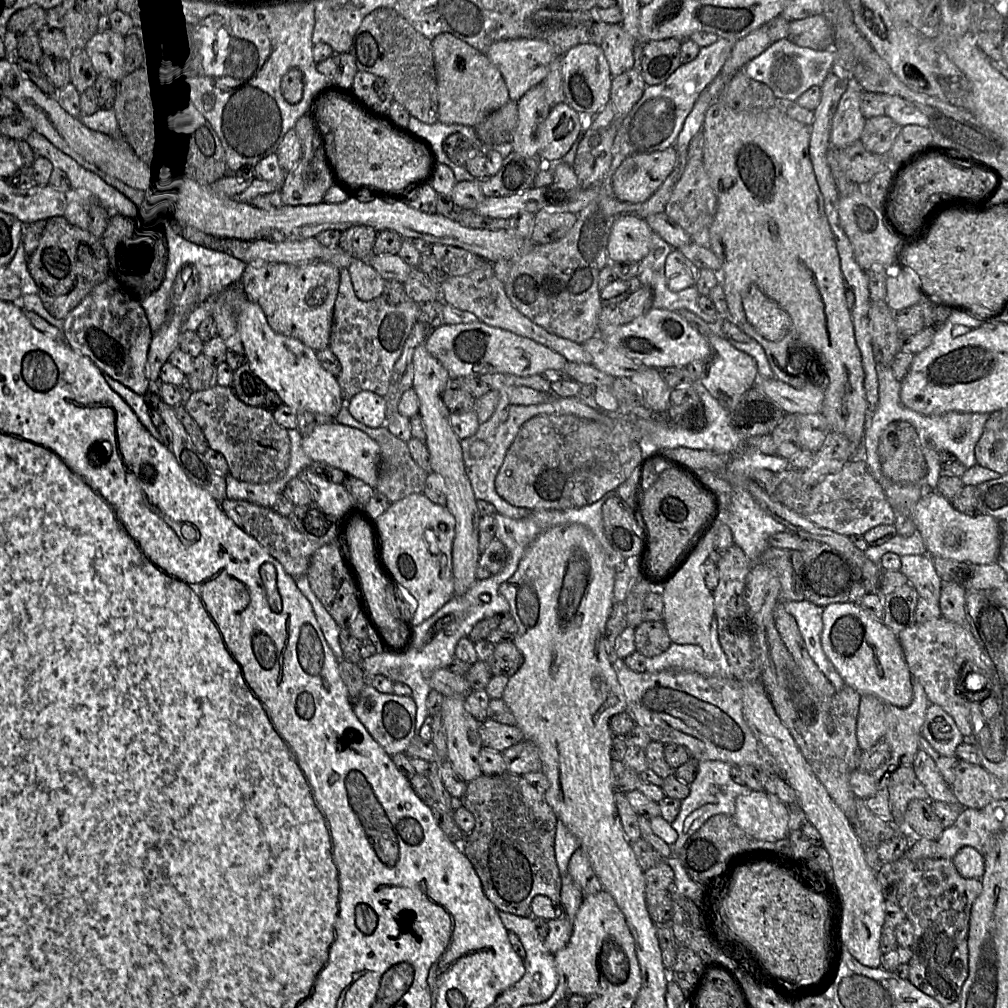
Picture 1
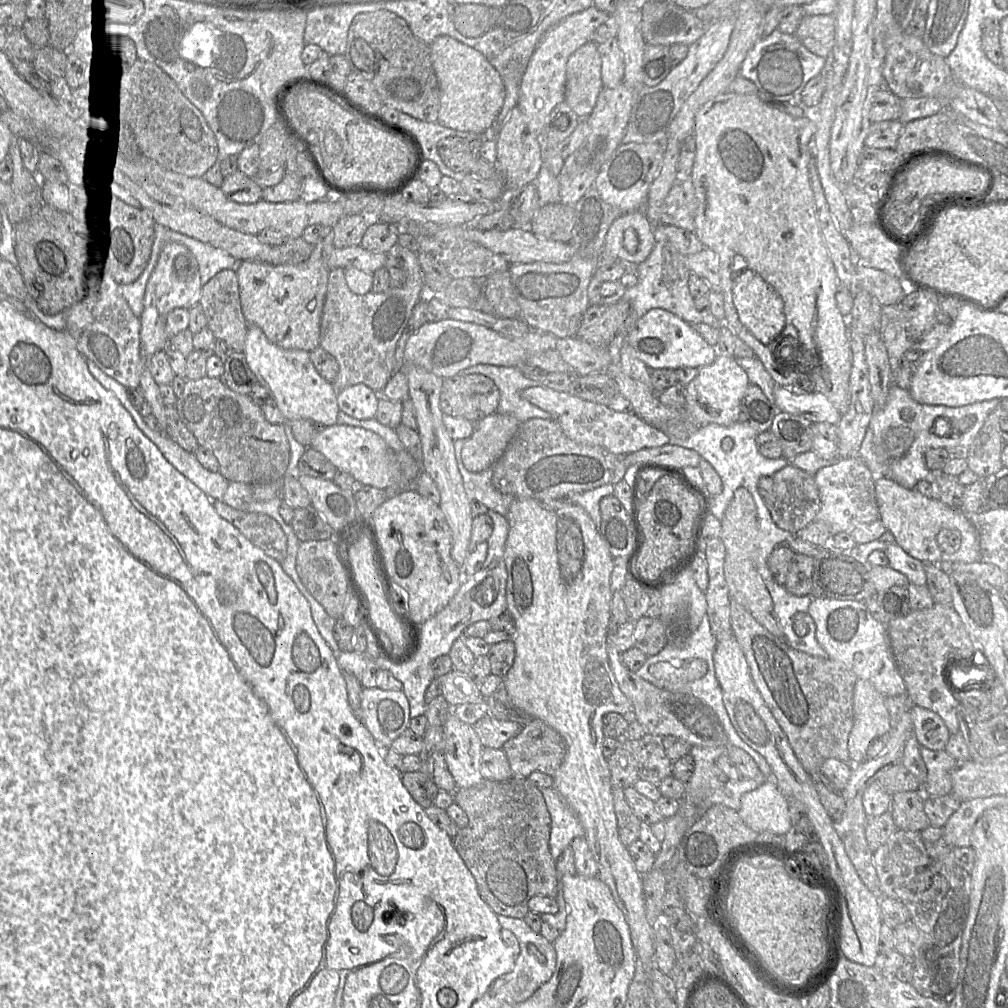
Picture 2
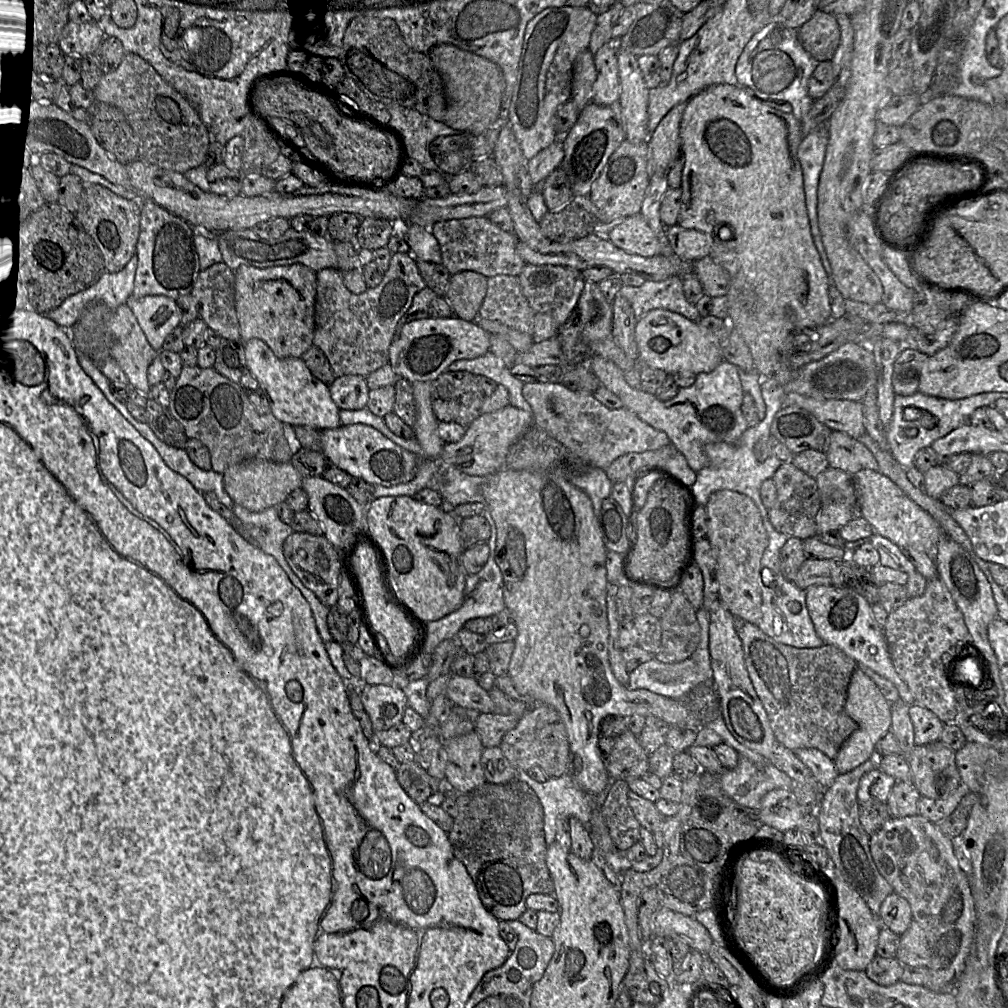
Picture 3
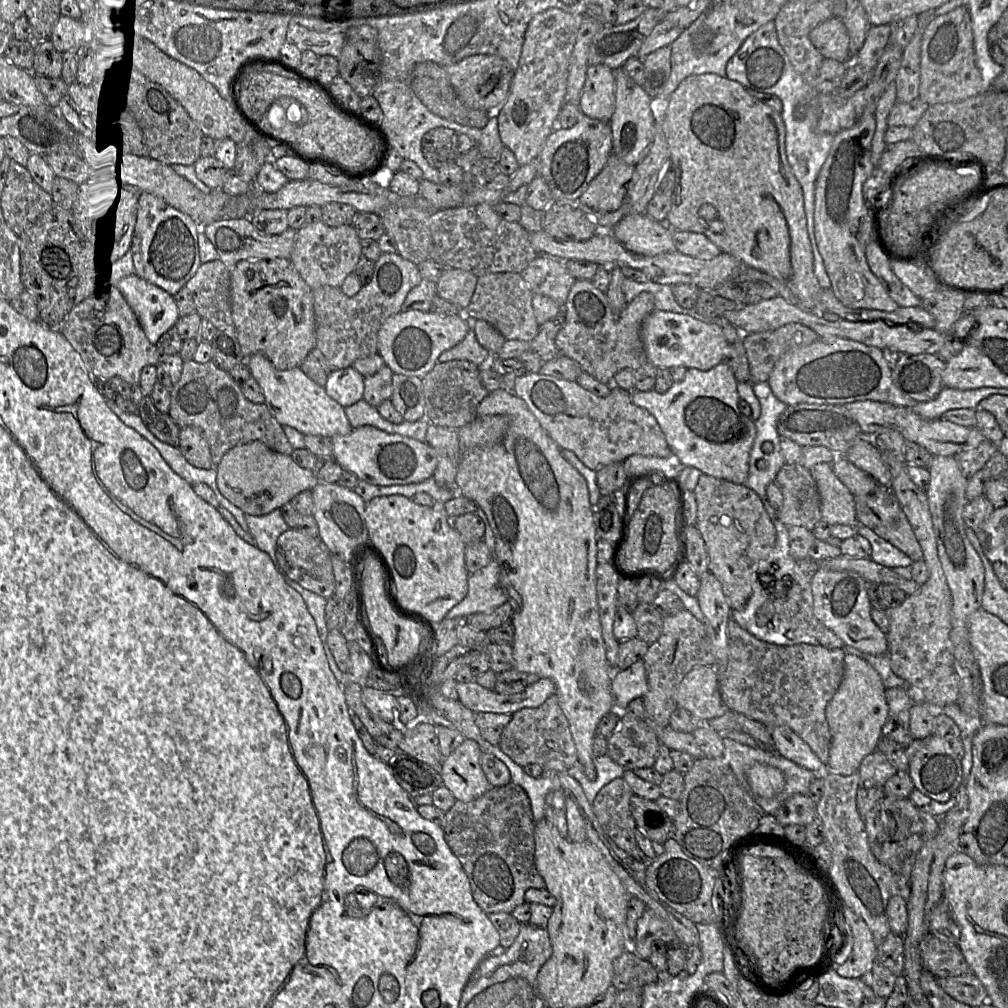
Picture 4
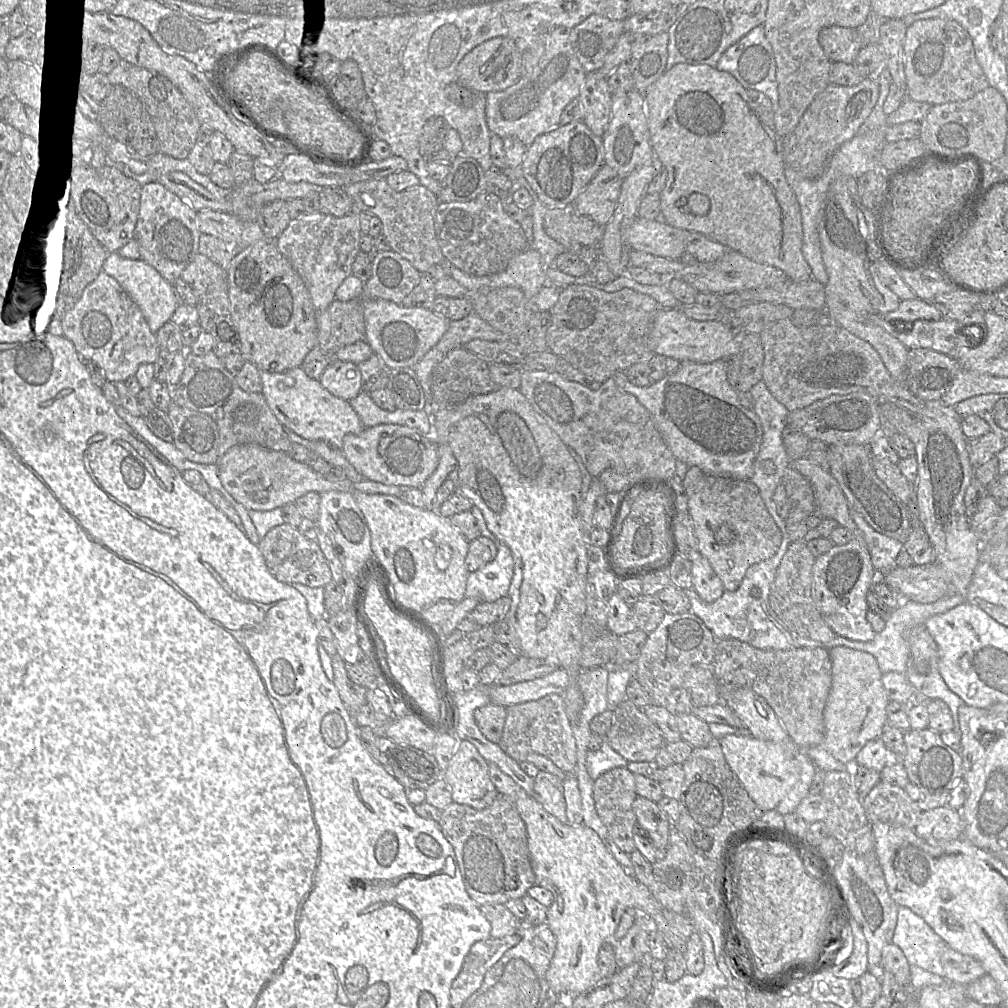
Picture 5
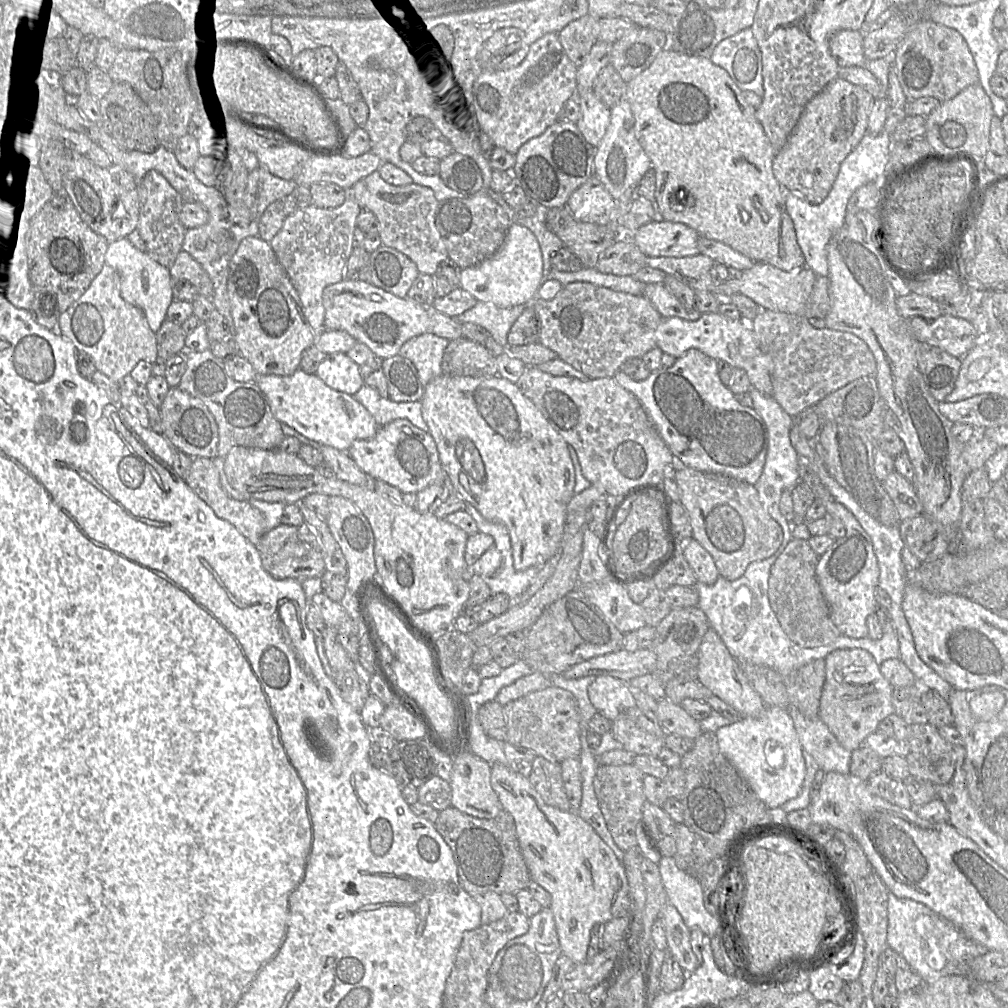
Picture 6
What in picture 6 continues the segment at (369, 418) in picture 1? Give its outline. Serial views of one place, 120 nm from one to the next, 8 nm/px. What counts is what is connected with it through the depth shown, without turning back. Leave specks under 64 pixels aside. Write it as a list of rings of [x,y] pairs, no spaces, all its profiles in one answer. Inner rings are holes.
[[[342,352],[327,354],[315,374],[329,387],[350,395],[365,384],[357,363]]]

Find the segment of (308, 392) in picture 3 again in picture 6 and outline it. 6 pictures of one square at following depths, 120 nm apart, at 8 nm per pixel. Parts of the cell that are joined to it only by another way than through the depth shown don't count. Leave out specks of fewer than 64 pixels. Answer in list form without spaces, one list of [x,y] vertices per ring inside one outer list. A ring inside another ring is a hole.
[[[297,369],[287,376],[259,375],[256,383],[279,422],[322,445],[348,451],[355,440],[370,439],[379,429],[371,413],[353,395],[334,390],[316,374]]]

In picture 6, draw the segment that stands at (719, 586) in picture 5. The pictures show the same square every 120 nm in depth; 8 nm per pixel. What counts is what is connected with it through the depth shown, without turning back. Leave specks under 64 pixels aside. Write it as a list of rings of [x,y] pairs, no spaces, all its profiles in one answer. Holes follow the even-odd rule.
[[[694,538],[679,546],[682,546],[684,557],[696,580],[707,585],[714,584],[720,575],[711,555]]]

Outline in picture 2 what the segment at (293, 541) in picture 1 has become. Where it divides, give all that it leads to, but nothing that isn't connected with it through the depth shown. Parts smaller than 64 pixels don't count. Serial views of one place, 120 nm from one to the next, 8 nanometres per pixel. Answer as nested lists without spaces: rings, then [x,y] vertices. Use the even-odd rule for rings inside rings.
[[[212,500],[217,513],[236,527],[252,544],[262,549],[277,562],[282,562],[287,552],[287,537],[272,517],[235,509],[222,500]]]

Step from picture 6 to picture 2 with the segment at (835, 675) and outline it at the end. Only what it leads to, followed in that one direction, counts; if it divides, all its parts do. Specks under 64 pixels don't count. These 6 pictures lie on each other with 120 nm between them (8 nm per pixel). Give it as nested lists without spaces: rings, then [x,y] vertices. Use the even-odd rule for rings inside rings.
[[[858,679],[853,695],[853,727],[848,738],[851,764],[859,764],[867,758],[871,742],[886,736],[890,730],[890,715],[886,697],[865,679]]]

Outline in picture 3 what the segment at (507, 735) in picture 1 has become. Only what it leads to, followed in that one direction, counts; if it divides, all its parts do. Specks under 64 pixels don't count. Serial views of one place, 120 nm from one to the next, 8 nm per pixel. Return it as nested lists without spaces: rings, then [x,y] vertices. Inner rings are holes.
[[[480,713],[475,732],[484,748],[499,747],[504,735],[516,727],[519,719],[512,715]]]

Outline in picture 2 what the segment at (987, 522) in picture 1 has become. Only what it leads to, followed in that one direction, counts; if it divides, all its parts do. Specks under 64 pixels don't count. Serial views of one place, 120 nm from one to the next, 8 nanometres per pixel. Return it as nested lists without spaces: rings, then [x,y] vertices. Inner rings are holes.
[[[884,476],[875,479],[875,495],[879,520],[893,534],[895,543],[912,557],[937,565],[981,560],[978,533],[960,509],[947,506],[937,497],[925,497],[915,489],[906,489]]]

